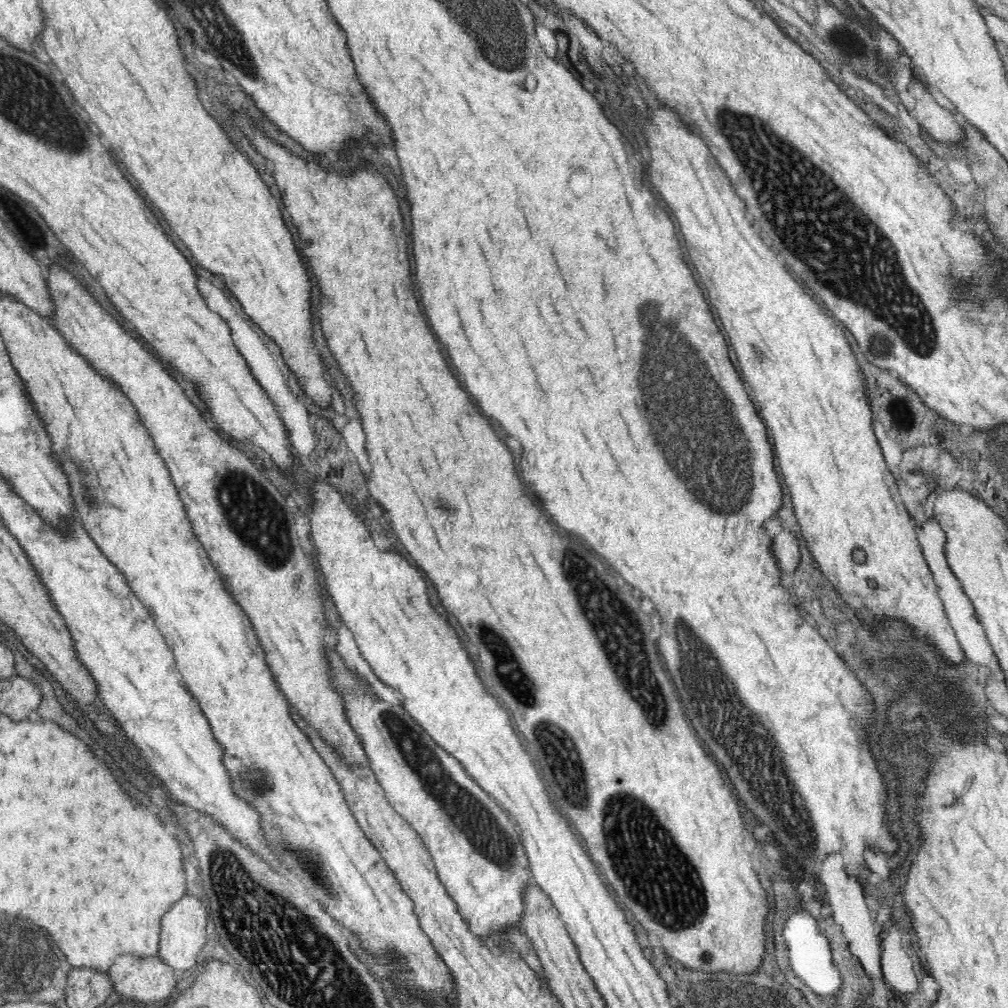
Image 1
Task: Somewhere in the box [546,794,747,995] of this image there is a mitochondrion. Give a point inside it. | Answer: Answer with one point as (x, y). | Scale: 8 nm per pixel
(705, 953)

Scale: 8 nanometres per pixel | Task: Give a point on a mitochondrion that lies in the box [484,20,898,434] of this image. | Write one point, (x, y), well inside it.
(852, 42)

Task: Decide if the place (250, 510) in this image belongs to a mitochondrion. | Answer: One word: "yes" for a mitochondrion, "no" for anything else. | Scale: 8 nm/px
yes

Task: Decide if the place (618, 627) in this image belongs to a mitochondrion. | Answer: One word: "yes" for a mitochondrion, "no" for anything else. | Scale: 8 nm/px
yes

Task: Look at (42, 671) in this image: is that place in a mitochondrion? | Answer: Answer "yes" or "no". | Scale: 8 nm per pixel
no

